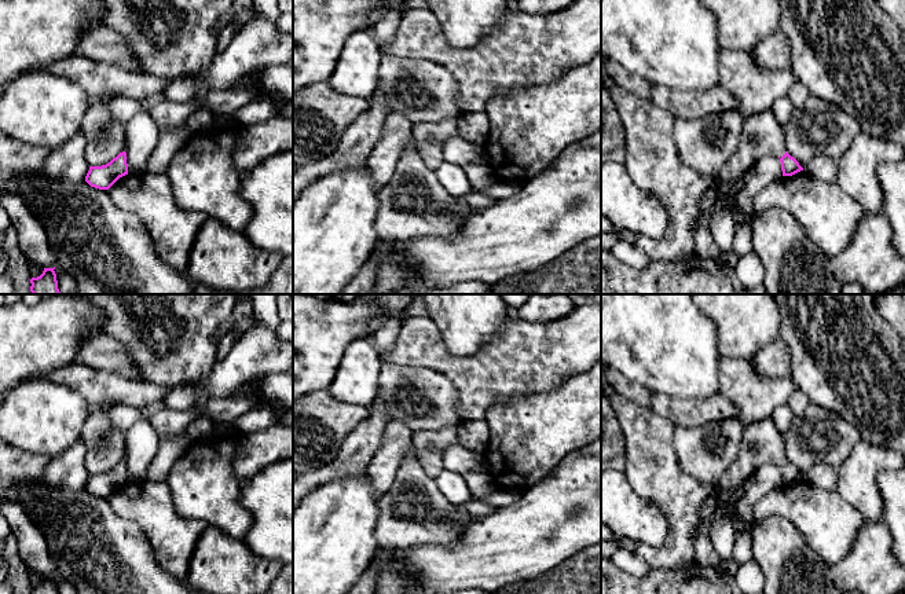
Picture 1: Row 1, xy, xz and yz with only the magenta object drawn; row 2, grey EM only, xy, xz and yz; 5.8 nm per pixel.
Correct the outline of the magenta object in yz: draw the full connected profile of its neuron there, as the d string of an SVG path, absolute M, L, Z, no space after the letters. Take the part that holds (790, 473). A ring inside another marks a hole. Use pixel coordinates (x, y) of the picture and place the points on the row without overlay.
M770 417L745 425L739 452L721 477L718 490L733 494L751 478L754 470L767 462L780 466L783 484L792 484L803 478L799 470L785 458L783 433L778 432Z

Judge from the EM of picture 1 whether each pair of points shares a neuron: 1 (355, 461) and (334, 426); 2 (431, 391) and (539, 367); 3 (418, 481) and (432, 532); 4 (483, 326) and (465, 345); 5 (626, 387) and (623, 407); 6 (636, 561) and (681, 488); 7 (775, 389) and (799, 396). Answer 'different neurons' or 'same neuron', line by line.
1: different neurons
2: different neurons
3: same neuron
4: same neuron
5: different neurons
6: different neurons
7: different neurons

